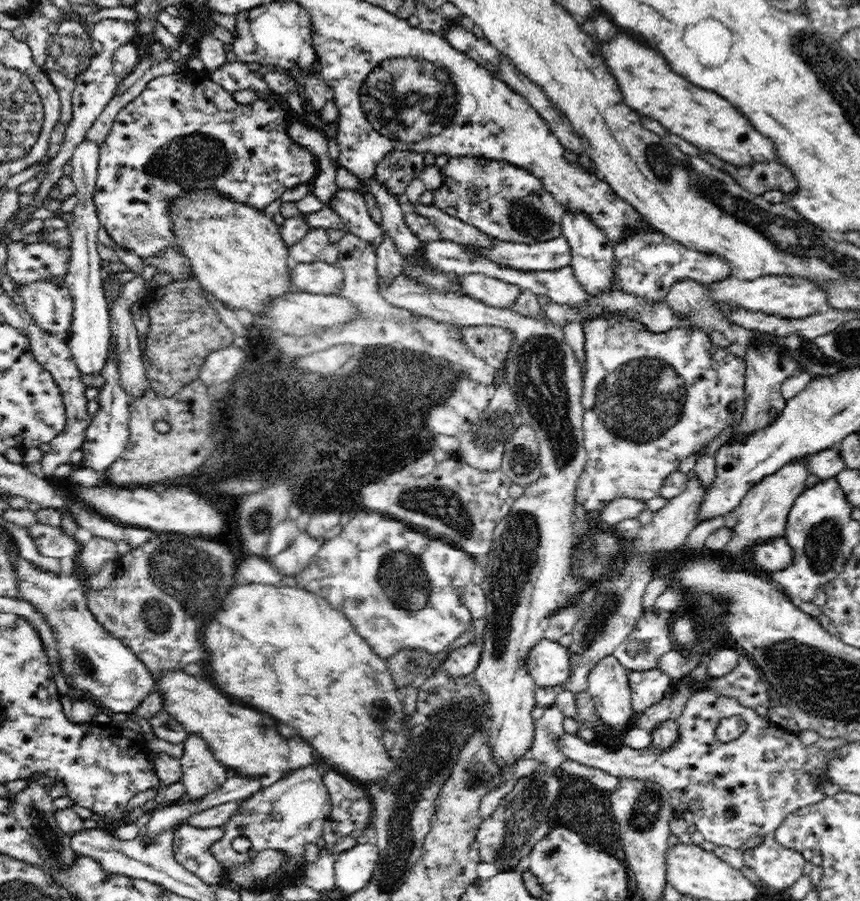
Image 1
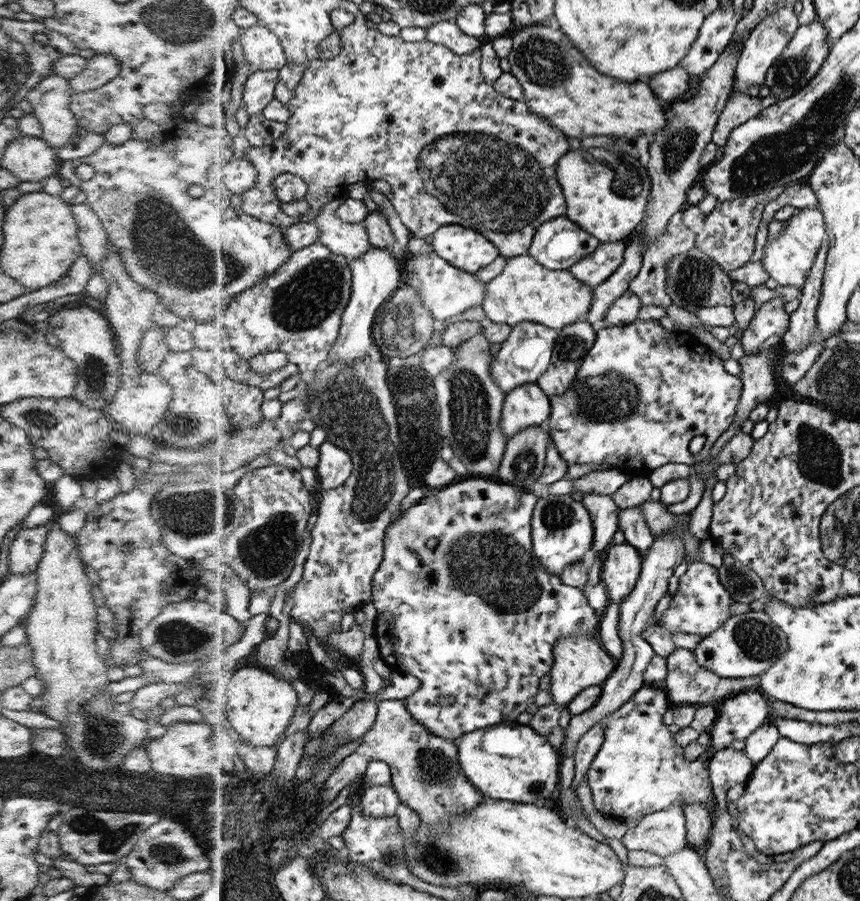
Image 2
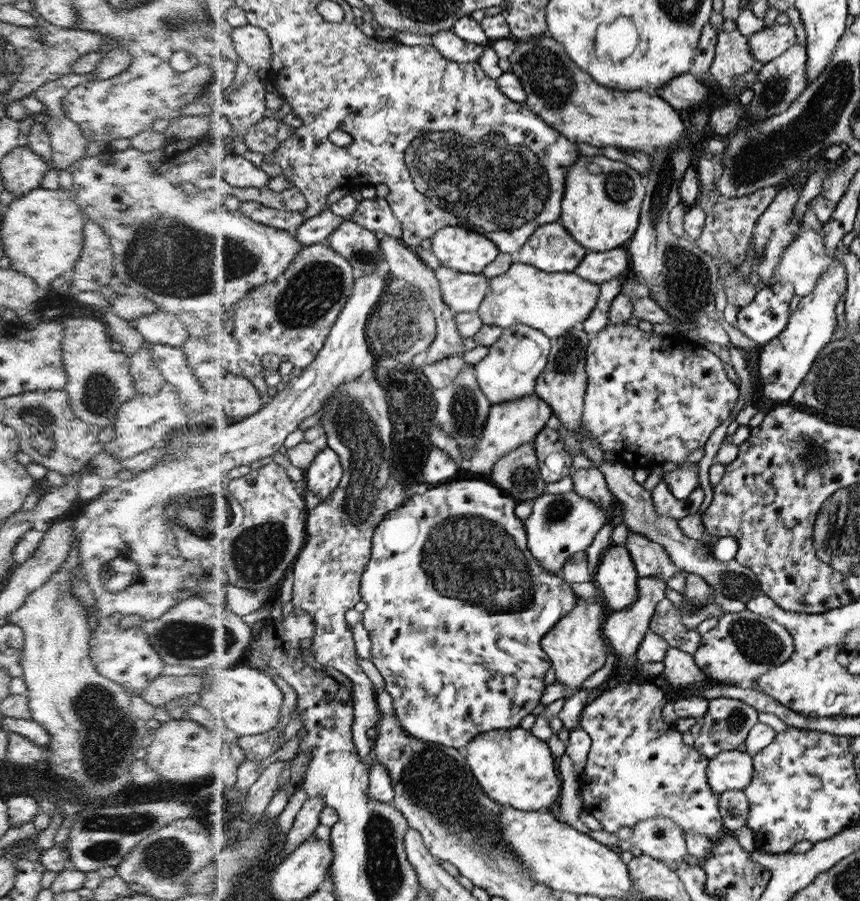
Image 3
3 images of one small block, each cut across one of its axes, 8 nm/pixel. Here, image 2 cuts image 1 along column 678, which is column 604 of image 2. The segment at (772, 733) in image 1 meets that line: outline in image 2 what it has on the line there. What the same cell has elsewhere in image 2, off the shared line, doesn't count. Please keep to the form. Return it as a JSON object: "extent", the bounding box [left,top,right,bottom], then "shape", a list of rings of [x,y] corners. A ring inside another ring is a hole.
{"extent":[585,687,713,822],"shape":[[[643,687],[620,708],[601,718],[605,726],[604,742],[585,776],[594,806],[604,817],[615,816],[623,822],[632,822],[639,816],[666,810],[679,802],[701,804],[706,810],[712,804],[713,785],[708,777],[711,752],[700,753],[692,762],[686,760],[683,750],[674,746],[668,725],[662,722],[666,710],[666,694]]]}

